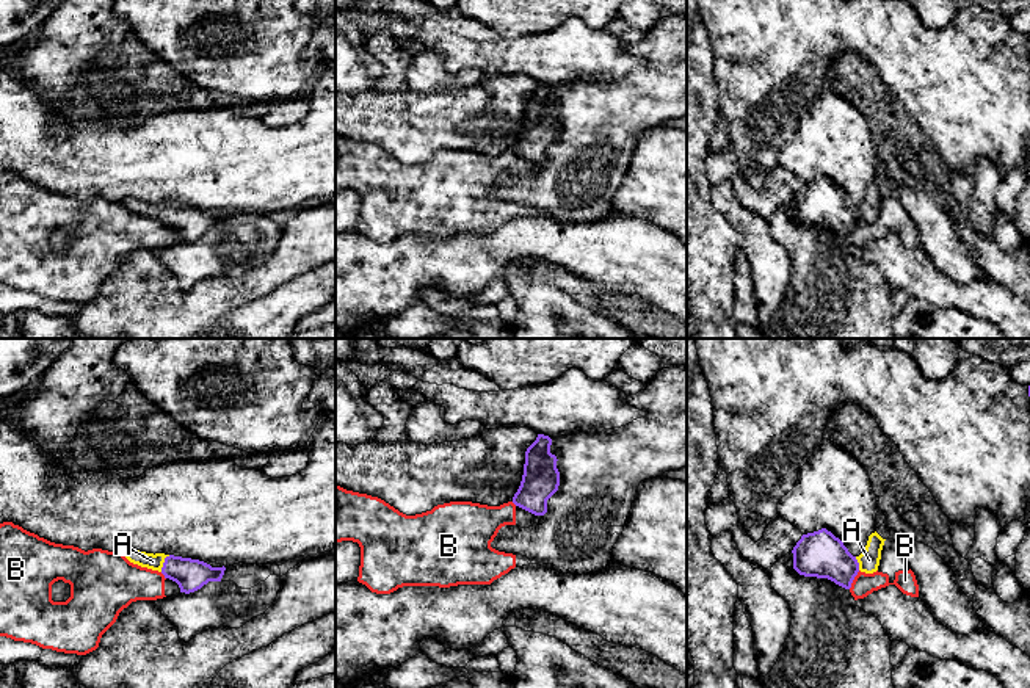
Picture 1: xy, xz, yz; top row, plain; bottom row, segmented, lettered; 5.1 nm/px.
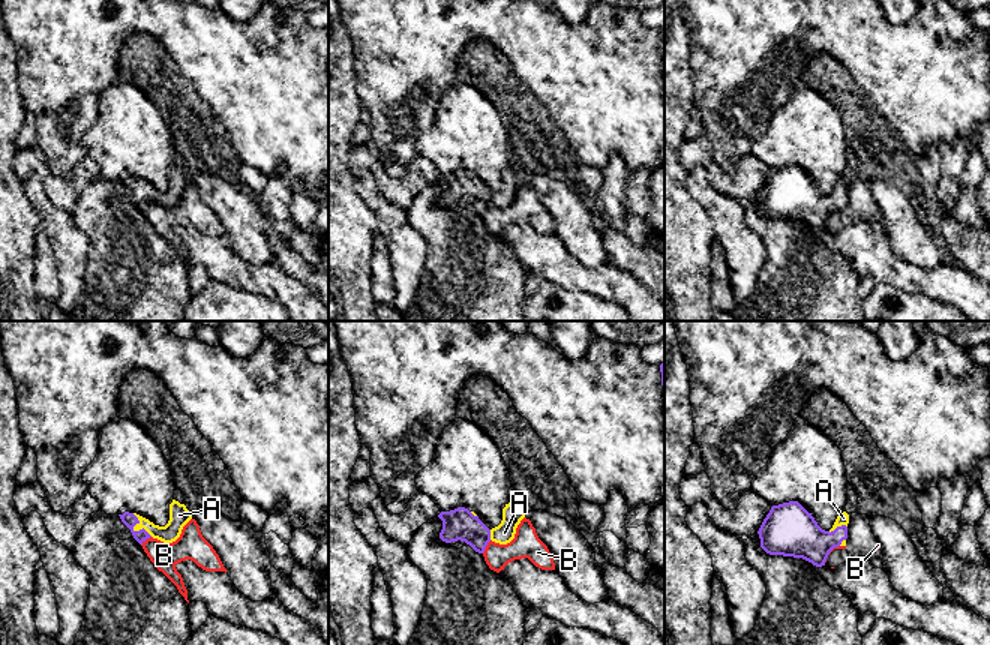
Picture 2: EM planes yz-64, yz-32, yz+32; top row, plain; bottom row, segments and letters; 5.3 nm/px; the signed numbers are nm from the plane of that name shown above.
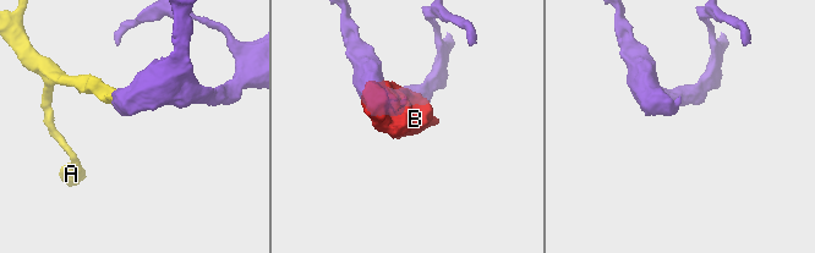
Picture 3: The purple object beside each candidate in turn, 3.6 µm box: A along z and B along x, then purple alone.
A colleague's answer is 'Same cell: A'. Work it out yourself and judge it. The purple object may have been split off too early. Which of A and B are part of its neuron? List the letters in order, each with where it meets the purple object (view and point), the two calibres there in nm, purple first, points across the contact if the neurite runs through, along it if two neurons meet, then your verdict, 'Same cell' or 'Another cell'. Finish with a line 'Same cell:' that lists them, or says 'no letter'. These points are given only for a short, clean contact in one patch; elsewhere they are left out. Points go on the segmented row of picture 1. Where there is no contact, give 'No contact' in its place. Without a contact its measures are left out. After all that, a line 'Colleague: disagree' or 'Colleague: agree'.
A: Touches purple at xy (163, 563). Thickness 160 nm (purple) against 80 nm. Same cell
B: Touches purple at yz (853, 579). Thickness 240 nm (purple) against 120 nm. Boundary: yz (859, 571), (848, 588). Another cell
Same cell: A
Colleague: agree

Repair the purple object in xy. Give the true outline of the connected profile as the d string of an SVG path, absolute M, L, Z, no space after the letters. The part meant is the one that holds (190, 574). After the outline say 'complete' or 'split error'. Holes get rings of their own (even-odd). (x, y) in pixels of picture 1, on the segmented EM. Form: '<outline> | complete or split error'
M127 549L122 555L133 564L158 570L176 581L180 592L190 594L201 589L209 581L221 581L226 567L212 567L210 564L165 553L146 553L135 549Z | split error

